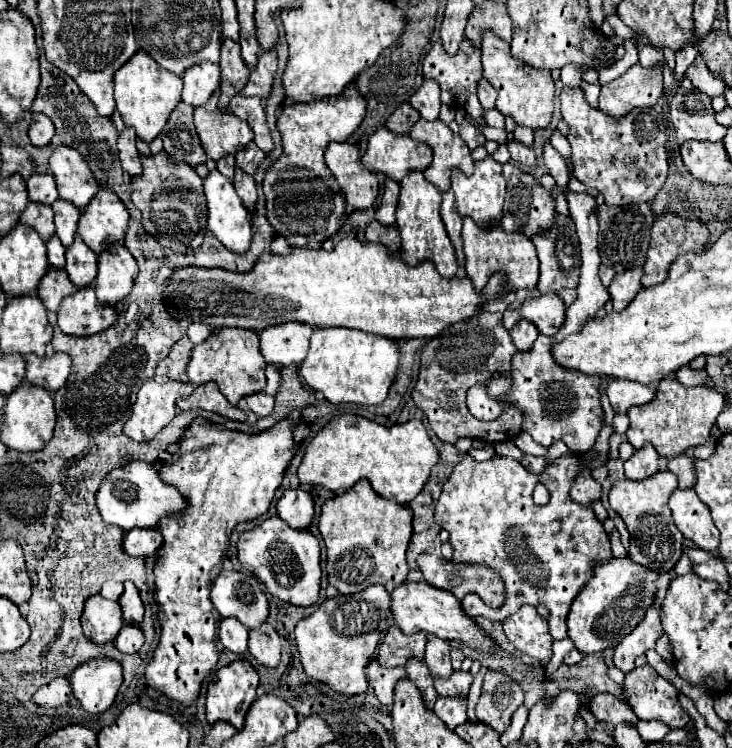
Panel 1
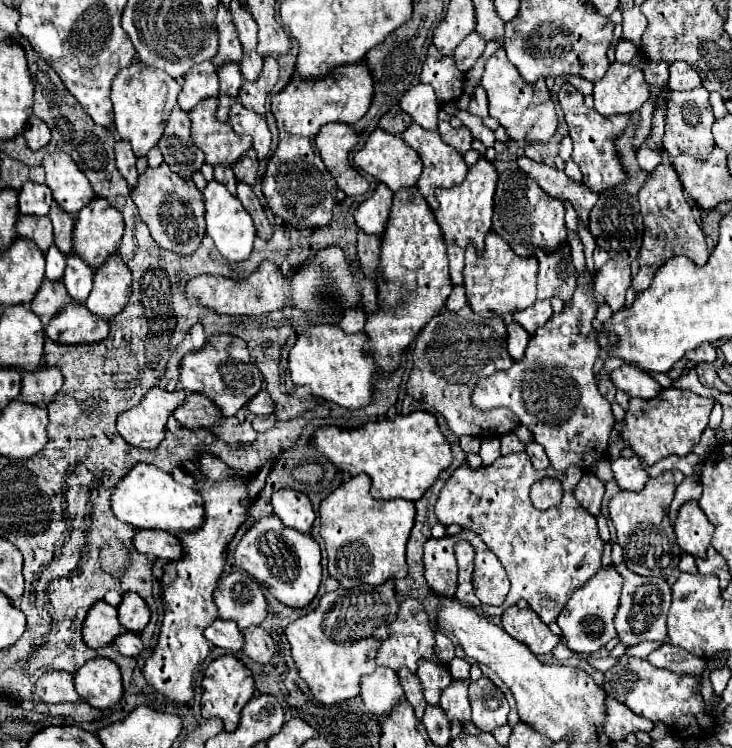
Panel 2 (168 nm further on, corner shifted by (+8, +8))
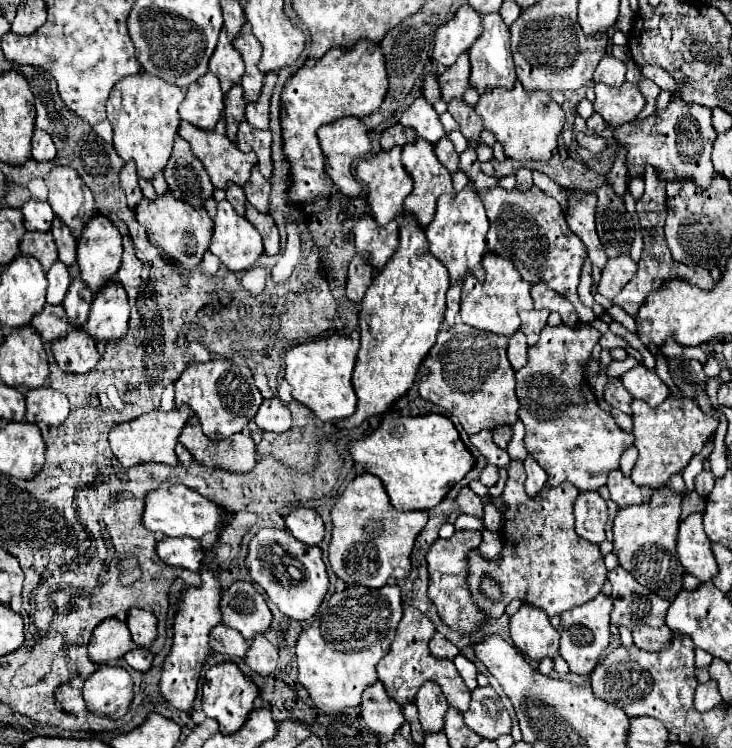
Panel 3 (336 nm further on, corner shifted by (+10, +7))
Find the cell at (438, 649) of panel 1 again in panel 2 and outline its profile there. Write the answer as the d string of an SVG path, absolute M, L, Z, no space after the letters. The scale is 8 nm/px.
M419 662L417 676L421 680L421 688L423 688L427 704L437 706L439 698L441 698L441 692L451 684L451 678L449 678L447 670L443 670L443 668L439 668L431 662Z

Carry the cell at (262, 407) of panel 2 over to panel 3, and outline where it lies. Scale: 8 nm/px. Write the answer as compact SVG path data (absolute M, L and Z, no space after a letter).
M277 397L263 399L255 423L263 431L287 431L291 427L291 413L281 401L277 401Z

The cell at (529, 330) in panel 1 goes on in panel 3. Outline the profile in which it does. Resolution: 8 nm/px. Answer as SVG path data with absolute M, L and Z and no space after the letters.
M521 331L513 333L511 339L509 339L509 349L507 349L507 355L509 355L509 361L513 365L513 369L521 369L525 363L527 363L527 341L525 341L525 335Z

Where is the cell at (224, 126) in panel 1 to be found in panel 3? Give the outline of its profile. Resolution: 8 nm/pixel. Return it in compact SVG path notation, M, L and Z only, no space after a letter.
M221 117L221 123L217 123L217 127L213 131L201 131L199 127L193 127L191 123L183 121L179 135L191 145L191 151L203 163L203 167L209 173L211 183L215 187L225 189L227 181L235 181L237 185L245 185L245 181L249 179L251 167L257 163L257 155L253 155L253 151L251 153L243 153L243 151L237 149L237 145L233 141L227 139L227 135L225 135L225 119L223 117Z

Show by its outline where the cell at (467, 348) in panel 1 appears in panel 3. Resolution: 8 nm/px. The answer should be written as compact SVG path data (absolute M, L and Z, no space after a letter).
M447 327L441 329L433 349L427 353L419 367L419 393L423 399L447 409L463 429L479 433L481 429L497 429L501 425L515 425L519 401L515 397L515 369L507 359L507 337L493 335L489 331L477 331L475 327Z

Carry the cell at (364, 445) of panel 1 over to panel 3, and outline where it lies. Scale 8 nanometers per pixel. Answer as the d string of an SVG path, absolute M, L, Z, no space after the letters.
M437 413L419 417L383 415L381 425L369 437L349 445L349 455L367 473L381 479L397 511L427 511L435 507L473 467L473 457L459 439L455 425Z

